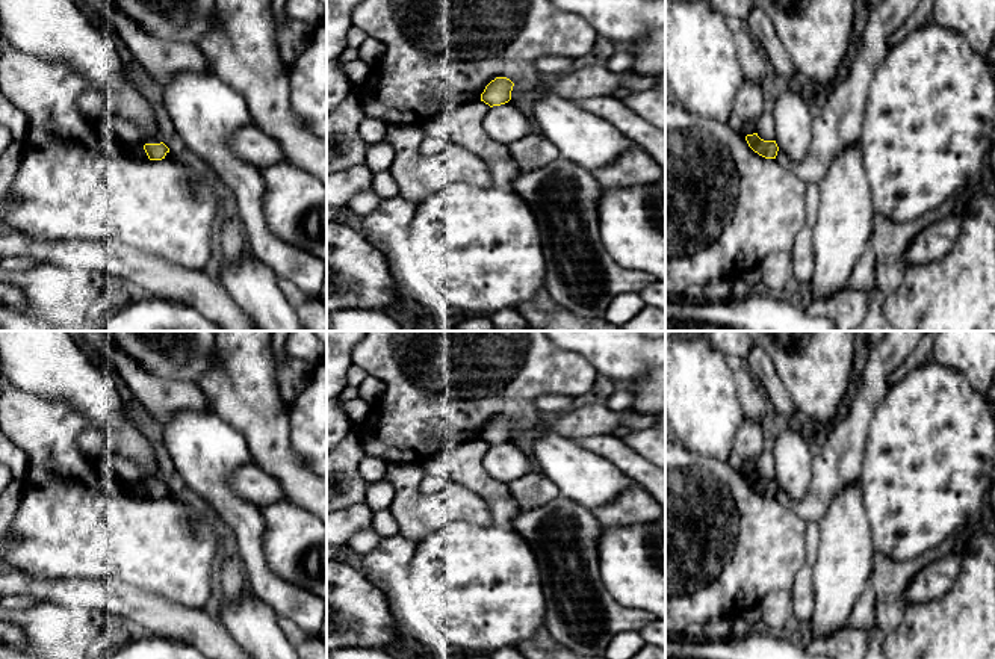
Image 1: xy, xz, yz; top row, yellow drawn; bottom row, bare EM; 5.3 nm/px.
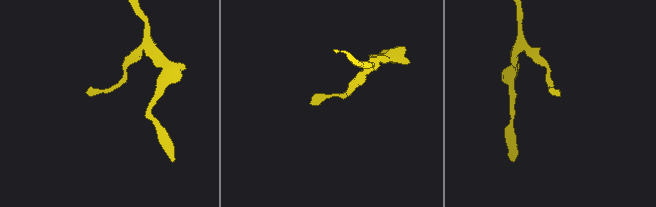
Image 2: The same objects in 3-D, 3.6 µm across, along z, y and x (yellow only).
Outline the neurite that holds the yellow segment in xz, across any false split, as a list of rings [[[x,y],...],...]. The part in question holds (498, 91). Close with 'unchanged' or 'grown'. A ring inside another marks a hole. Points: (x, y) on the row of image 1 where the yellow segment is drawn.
[[[496,77],[485,86],[481,94],[481,101],[490,107],[505,104],[511,100],[513,86],[514,83],[510,79]]] | unchanged

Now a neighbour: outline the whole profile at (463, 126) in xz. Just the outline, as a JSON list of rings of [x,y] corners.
[[[478,100],[451,109],[423,125],[428,136],[458,144],[472,151],[487,165],[493,186],[511,186],[522,174],[510,147],[493,141],[482,128],[482,119],[490,106]]]

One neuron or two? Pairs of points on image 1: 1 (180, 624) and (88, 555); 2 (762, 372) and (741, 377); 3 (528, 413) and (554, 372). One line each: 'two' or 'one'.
1: two
2: two
3: one

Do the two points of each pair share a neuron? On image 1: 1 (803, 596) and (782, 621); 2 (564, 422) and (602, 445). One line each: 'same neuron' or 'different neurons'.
1: same neuron
2: different neurons

